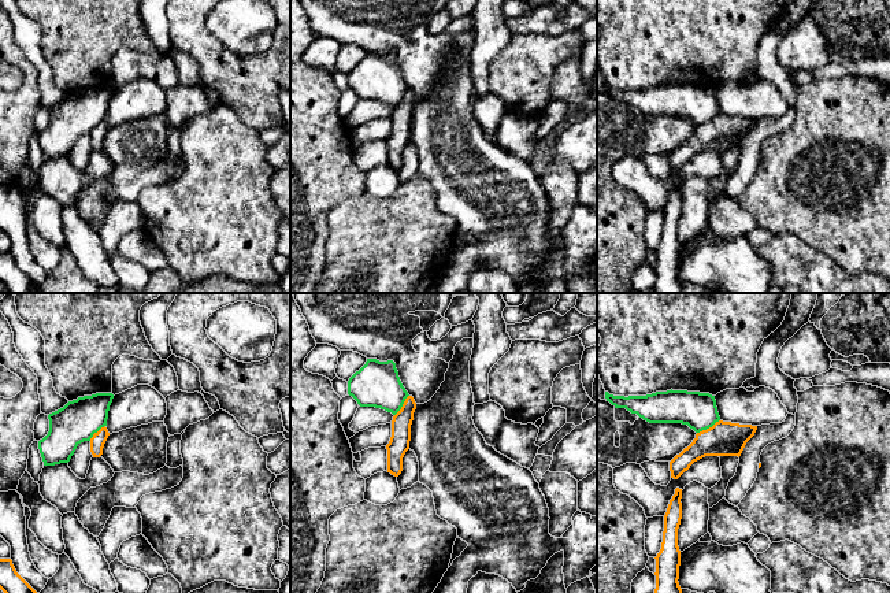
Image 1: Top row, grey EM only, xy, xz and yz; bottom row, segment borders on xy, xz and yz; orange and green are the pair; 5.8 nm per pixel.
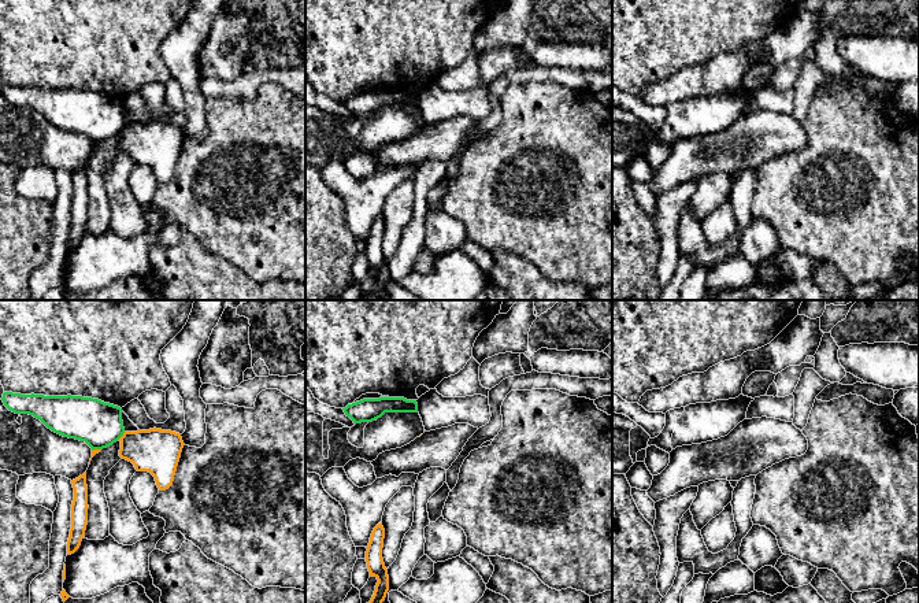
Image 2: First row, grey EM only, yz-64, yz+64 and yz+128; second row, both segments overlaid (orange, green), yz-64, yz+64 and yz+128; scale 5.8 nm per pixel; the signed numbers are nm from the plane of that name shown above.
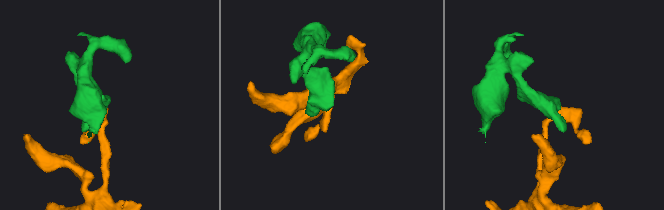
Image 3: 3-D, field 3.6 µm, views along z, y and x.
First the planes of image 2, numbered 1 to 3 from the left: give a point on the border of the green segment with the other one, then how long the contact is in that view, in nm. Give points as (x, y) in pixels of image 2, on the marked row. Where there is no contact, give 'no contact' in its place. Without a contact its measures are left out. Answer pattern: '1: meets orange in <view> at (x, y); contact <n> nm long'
1: meets orange in yz-64 at (122, 436); contact 60 nm long
2: no contact
3: no contact

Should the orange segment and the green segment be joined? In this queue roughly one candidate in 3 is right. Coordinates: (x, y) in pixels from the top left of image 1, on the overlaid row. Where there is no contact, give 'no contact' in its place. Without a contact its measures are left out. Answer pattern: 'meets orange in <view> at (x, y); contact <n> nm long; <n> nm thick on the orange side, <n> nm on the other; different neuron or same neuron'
meets orange in yz at (709, 427); contact 160 nm long; 200 nm thick on the orange side, 220 nm on the other; different neuron

